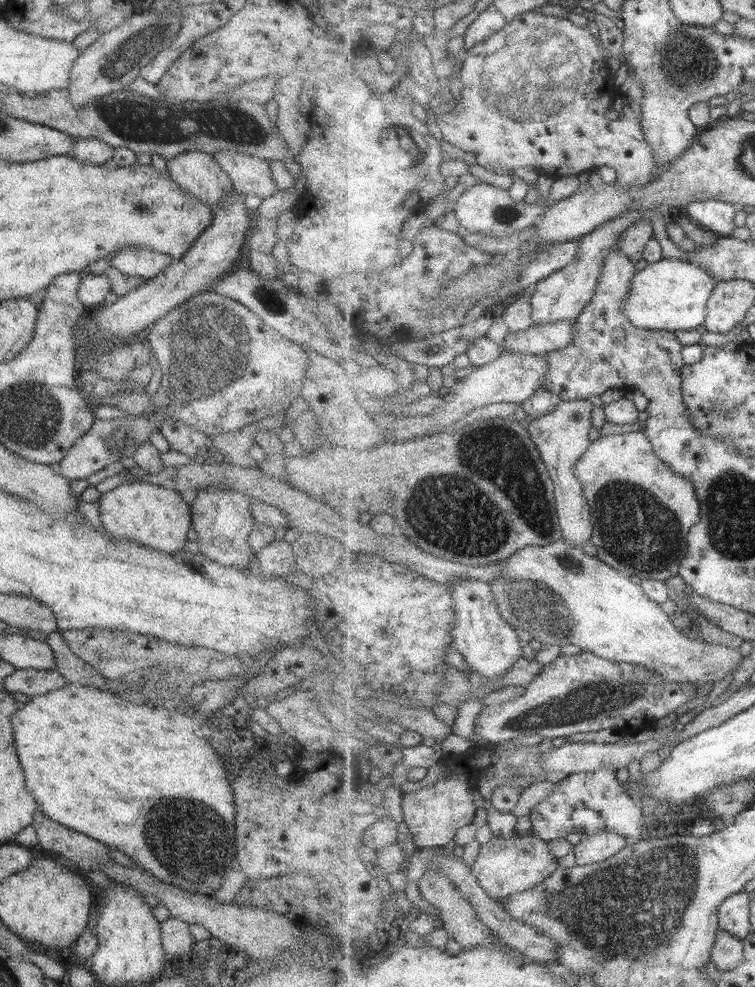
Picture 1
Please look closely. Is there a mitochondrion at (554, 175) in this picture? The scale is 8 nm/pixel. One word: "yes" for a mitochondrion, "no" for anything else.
no

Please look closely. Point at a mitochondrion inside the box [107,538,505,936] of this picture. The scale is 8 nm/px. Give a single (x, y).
(190, 841)

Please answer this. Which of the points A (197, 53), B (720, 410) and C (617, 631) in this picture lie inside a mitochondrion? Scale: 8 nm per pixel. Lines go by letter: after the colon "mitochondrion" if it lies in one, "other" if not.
A: other
B: mitochondrion
C: other

